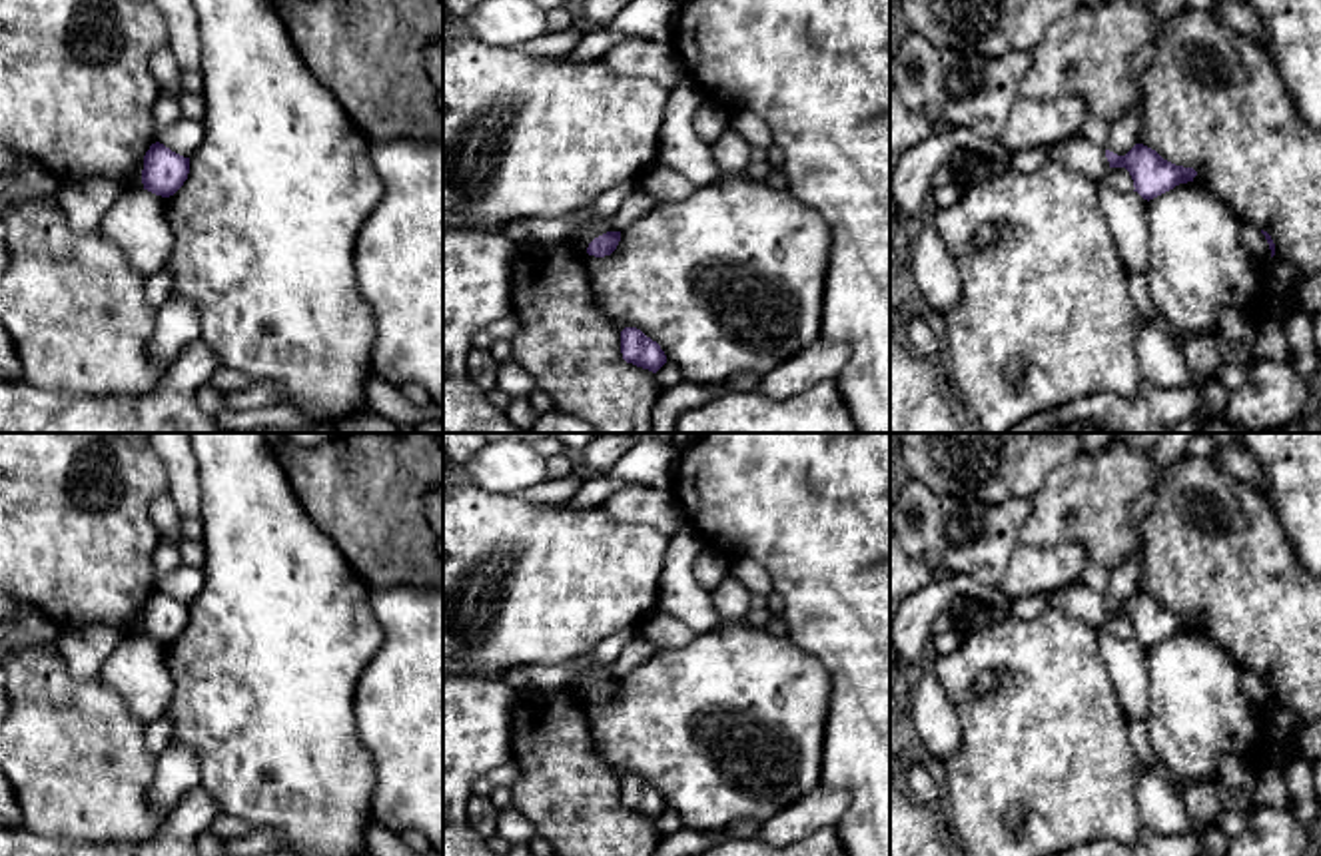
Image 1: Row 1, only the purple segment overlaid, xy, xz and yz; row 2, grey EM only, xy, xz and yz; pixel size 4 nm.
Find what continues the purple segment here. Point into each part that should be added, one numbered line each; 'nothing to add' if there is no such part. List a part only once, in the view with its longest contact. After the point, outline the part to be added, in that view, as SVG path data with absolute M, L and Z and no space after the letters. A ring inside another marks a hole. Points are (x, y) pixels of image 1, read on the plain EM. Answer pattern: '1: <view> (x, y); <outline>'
1: yz (1076, 599); M1082 581L1068 583L1052 591L1050 607L1082 619L1096 629L1103 627L1109 617L1105 593L1096 593Z

